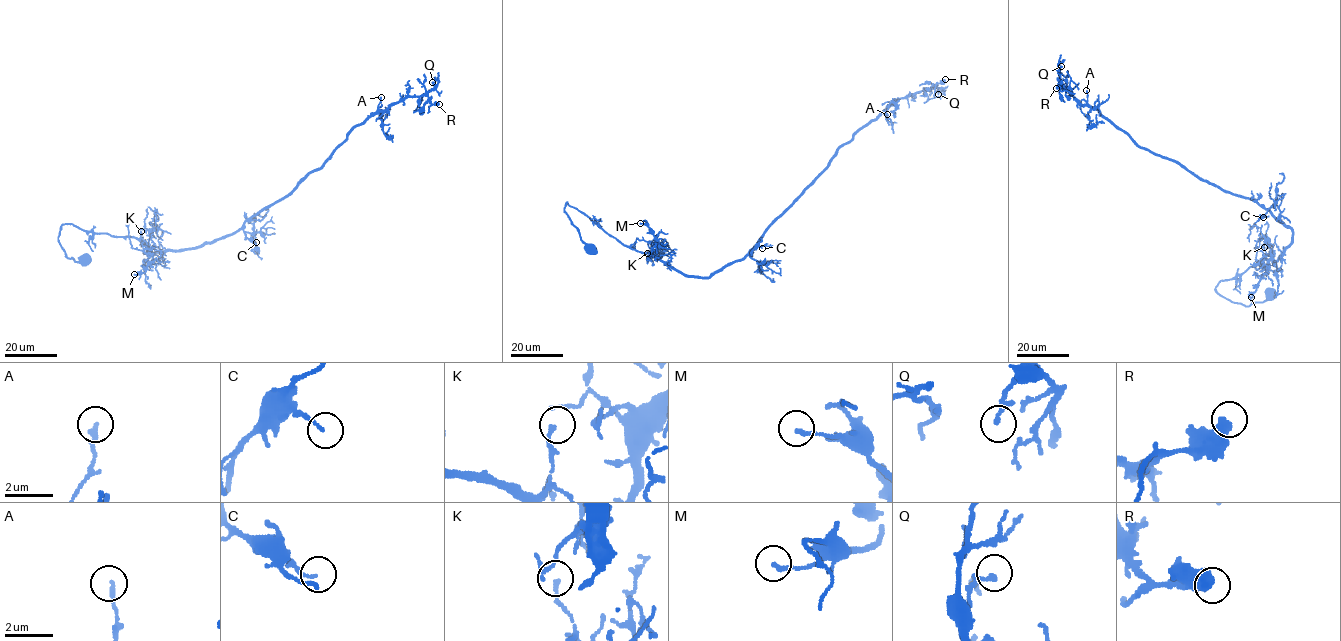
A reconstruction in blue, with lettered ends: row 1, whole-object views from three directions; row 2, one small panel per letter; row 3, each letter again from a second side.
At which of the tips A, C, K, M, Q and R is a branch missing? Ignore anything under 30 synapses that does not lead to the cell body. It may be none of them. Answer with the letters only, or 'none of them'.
none of them

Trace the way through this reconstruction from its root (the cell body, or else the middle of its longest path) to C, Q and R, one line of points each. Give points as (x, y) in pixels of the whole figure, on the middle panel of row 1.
C: (750, 249), (750, 256), (754, 248), (762, 248)
Q: (750, 249), (855, 132), (899, 99), (934, 87), (940, 88), (938, 94)
R: (750, 249), (766, 227), (827, 166), (836, 149), (852, 139), (855, 132), (894, 101), (932, 88), (945, 79)

